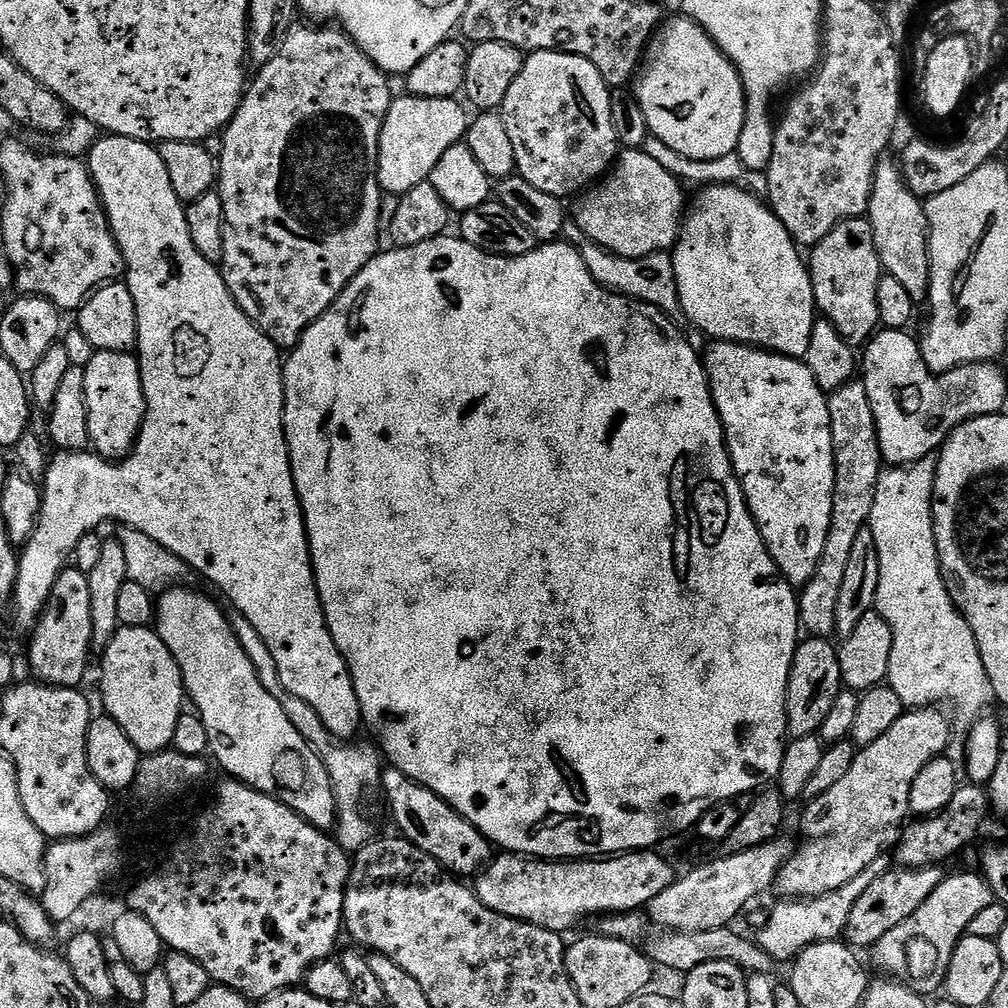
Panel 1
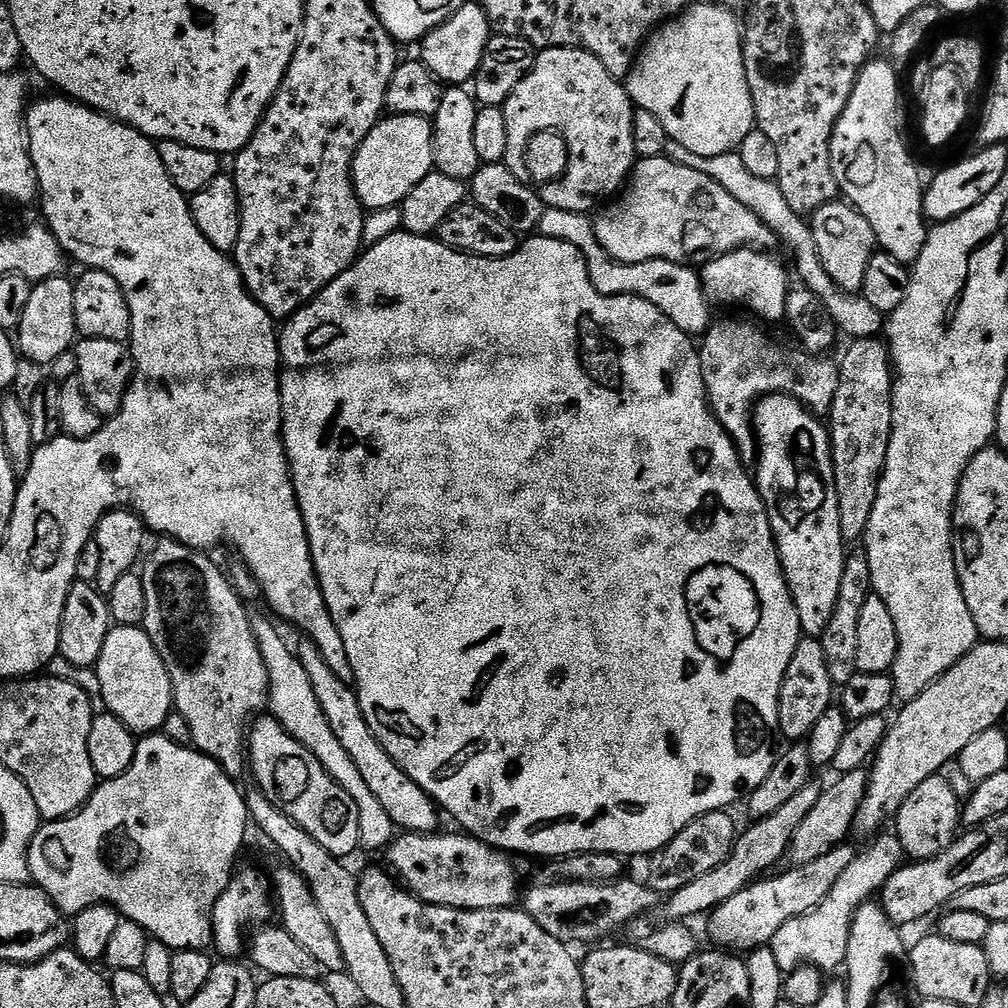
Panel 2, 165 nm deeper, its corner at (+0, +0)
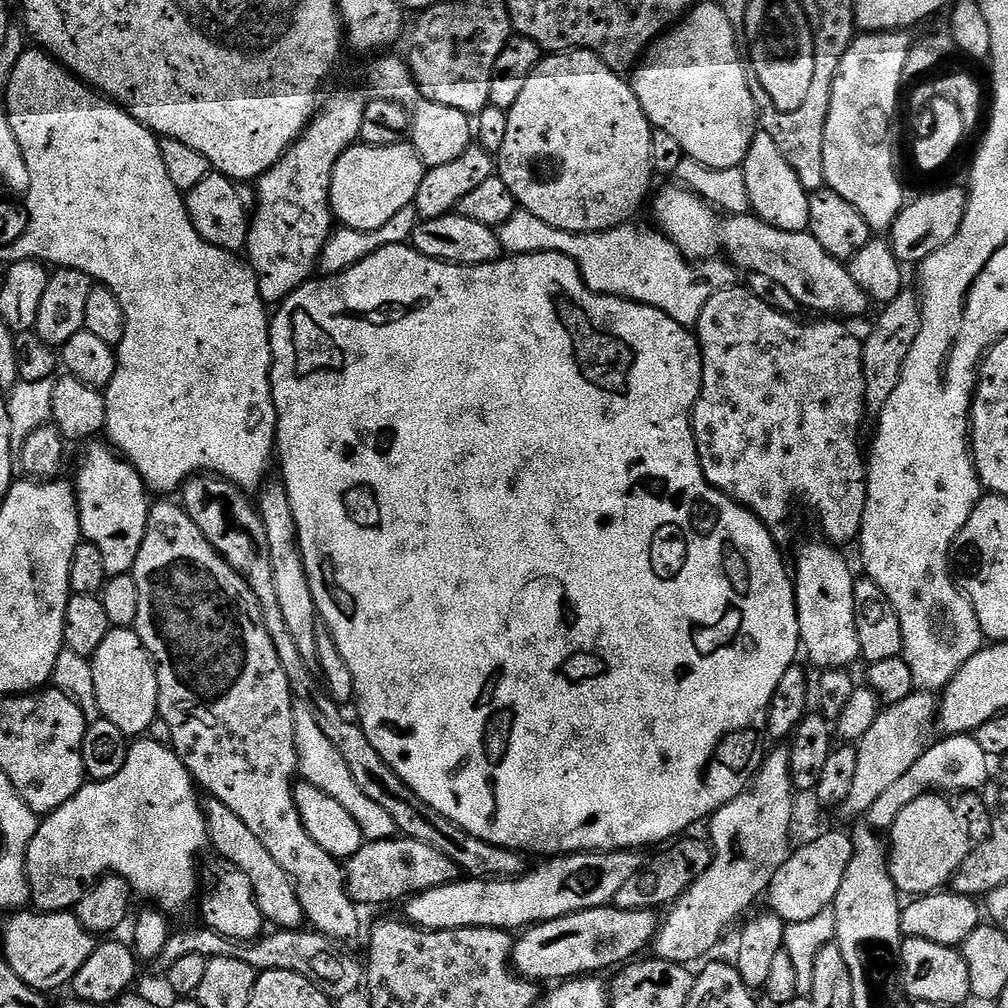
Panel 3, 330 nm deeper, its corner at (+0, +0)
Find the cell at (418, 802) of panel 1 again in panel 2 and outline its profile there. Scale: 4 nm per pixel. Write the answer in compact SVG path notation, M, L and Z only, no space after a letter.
M304 638L301 641L300 645L298 643L295 645L294 651L299 656L306 674L310 674L310 686L314 686L318 706L322 706L322 714L326 714L326 722L330 722L330 730L334 730L334 734L338 738L338 742L342 742L346 754L350 754L354 766L358 766L358 774L362 774L366 786L370 786L370 791L376 795L378 802L382 802L382 806L386 806L386 814L390 814L397 829L404 832L435 833L439 829L436 827L440 824L441 816L436 801L426 795L392 761L390 754L386 754L386 750L378 742L378 738L374 738L374 734L366 722L366 714L362 714L362 706L356 697L355 687L342 682L342 678L338 678L334 674L334 670L330 670L330 666L326 666L325 659L322 658L312 640Z

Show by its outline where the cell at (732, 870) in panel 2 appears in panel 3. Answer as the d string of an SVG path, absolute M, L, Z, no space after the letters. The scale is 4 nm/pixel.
M605 906L575 912L557 920L547 920L545 924L531 925L521 935L525 936L515 941L512 950L512 964L519 975L533 982L541 982L540 980L563 982L573 978L583 978L589 974L604 974L600 972L606 971L607 968L615 969L617 966L623 966L633 958L639 957L643 953L640 951L647 944L649 947L655 941L658 931L658 916L657 920L656 916L657 913L651 908L622 910L615 906Z

